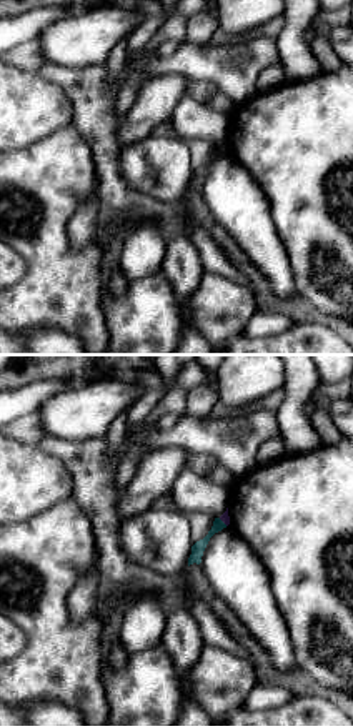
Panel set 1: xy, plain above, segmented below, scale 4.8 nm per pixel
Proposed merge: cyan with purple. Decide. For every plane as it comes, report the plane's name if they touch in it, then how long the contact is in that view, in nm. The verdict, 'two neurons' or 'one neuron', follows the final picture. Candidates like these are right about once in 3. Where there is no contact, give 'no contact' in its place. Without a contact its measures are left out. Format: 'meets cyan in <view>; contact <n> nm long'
meets cyan in xy; contact 60 nm long

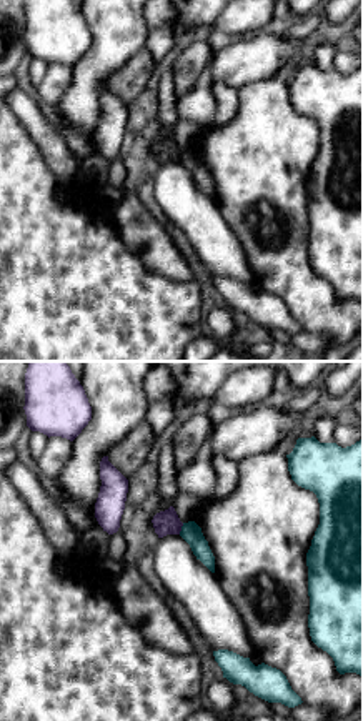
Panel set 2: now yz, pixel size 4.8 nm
meets cyan in yz; contact 60 nm long

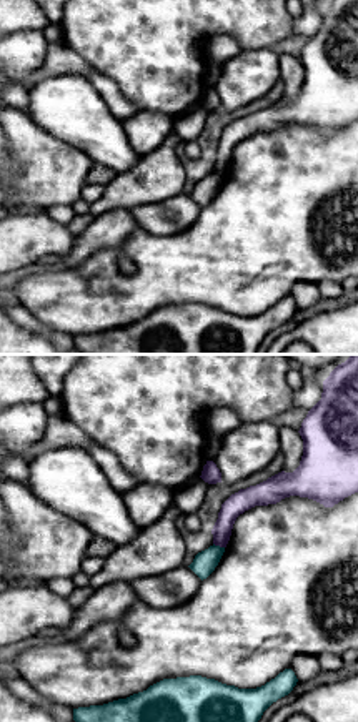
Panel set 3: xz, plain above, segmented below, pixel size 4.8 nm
meets cyan in xz; contact 60 nm long

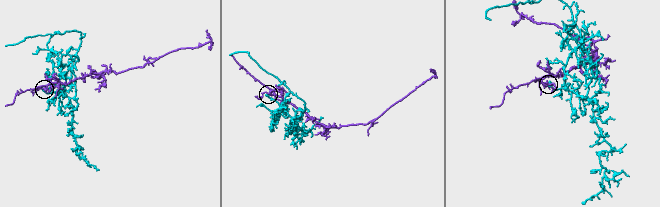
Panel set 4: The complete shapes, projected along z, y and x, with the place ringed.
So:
two neurons

